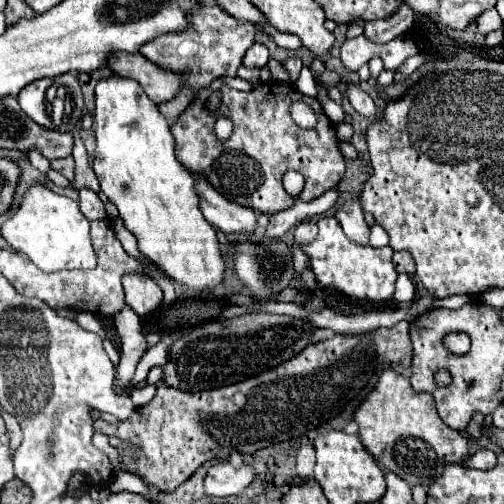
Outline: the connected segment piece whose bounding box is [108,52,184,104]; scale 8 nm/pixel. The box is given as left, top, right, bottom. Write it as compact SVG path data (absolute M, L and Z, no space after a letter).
M140 52L136 56L116 56L116 60L112 60L112 64L108 66L118 76L140 82L148 98L152 98L156 104L170 102L172 98L176 98L176 94L180 92L180 86L184 84L180 74L176 76L176 72L170 72L168 68L156 66Z

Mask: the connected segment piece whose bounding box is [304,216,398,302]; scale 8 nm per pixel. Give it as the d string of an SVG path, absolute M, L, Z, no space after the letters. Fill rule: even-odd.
M324 216L318 220L318 236L304 246L304 252L312 258L312 270L316 274L318 288L334 288L350 298L382 302L394 296L394 282L396 270L392 266L392 248L374 248L374 246L360 246L352 244L334 216Z

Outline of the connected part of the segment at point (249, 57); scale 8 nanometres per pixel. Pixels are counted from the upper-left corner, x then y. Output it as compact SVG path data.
M254 44L248 52L246 52L246 56L244 56L244 66L246 68L264 68L266 64L268 64L268 48L264 46L264 44Z

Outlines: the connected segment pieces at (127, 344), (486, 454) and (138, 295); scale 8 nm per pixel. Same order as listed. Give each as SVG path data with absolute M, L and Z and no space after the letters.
M122 308L118 312L118 316L114 318L114 326L122 342L122 358L116 368L116 378L114 378L114 390L116 390L118 386L130 384L130 380L134 378L136 364L146 354L148 344L146 344L146 334L142 330L142 322L136 314L130 312L130 308Z
M478 450L472 456L468 456L468 460L464 462L468 468L478 468L478 470L488 470L492 466L496 466L496 454L492 450Z
M124 276L126 304L140 316L146 318L162 306L160 286L146 276Z

